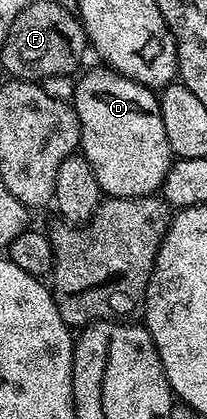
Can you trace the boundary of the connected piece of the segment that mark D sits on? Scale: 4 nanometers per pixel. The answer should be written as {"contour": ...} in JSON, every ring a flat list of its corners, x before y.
{"contour":[[106,65,98,66,75,79,78,150,88,159,104,196,142,199,144,195,154,195,162,188,173,162,158,94]]}

